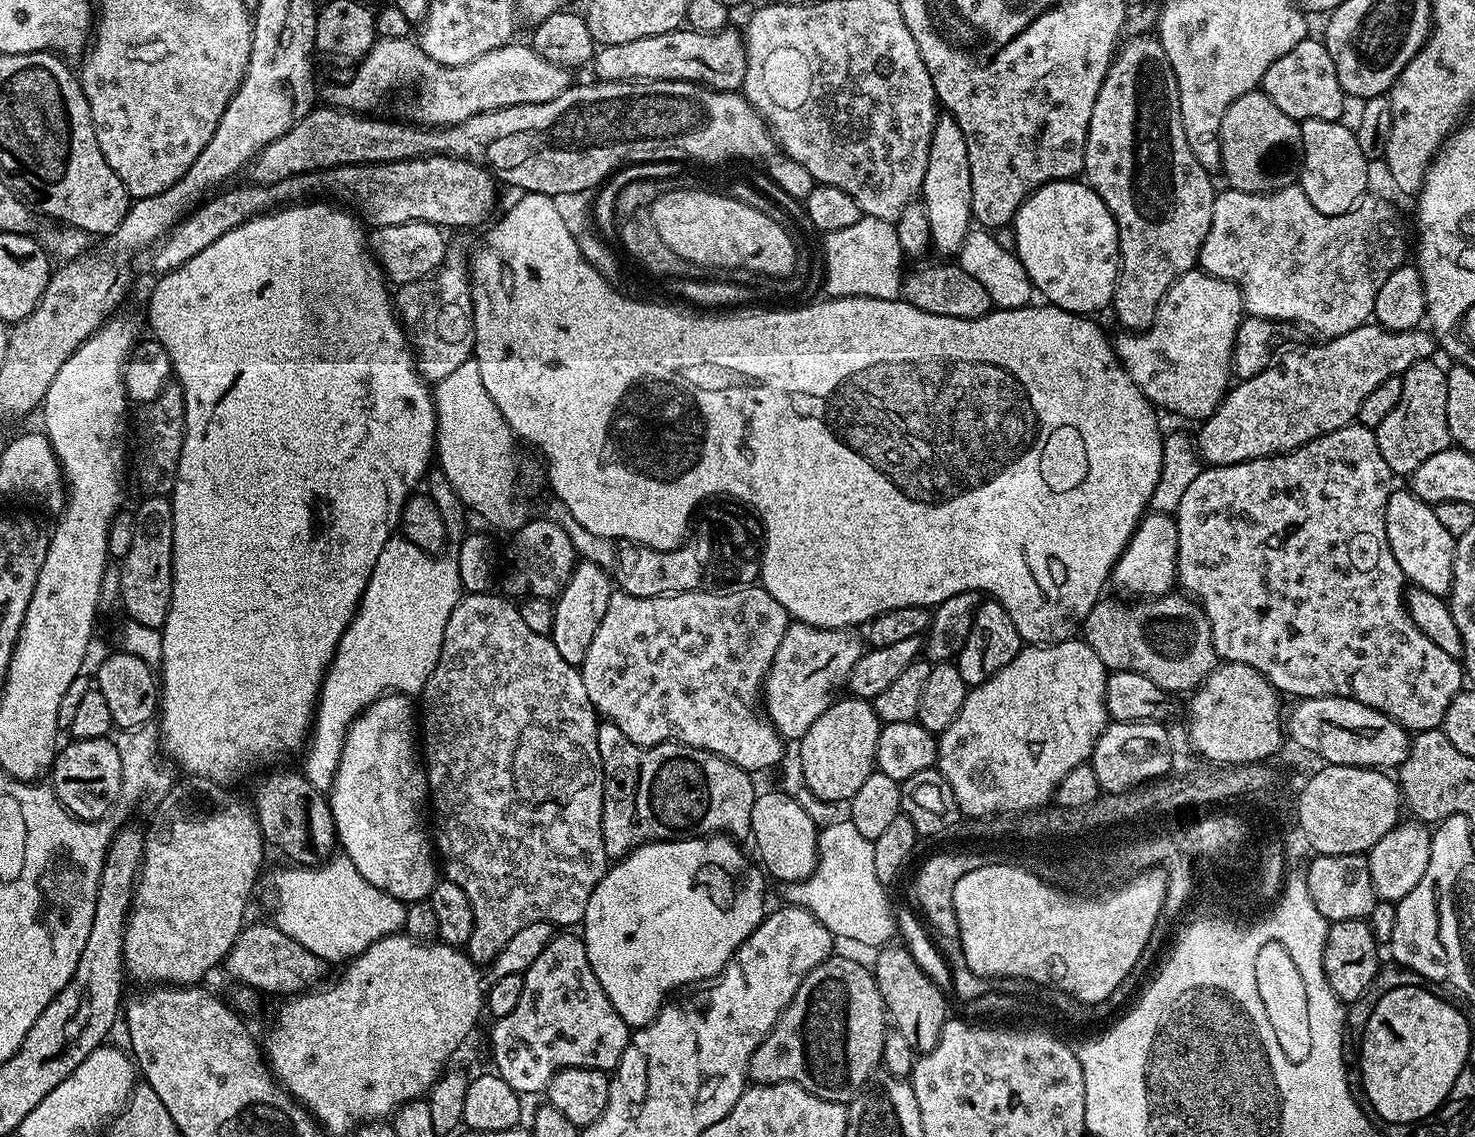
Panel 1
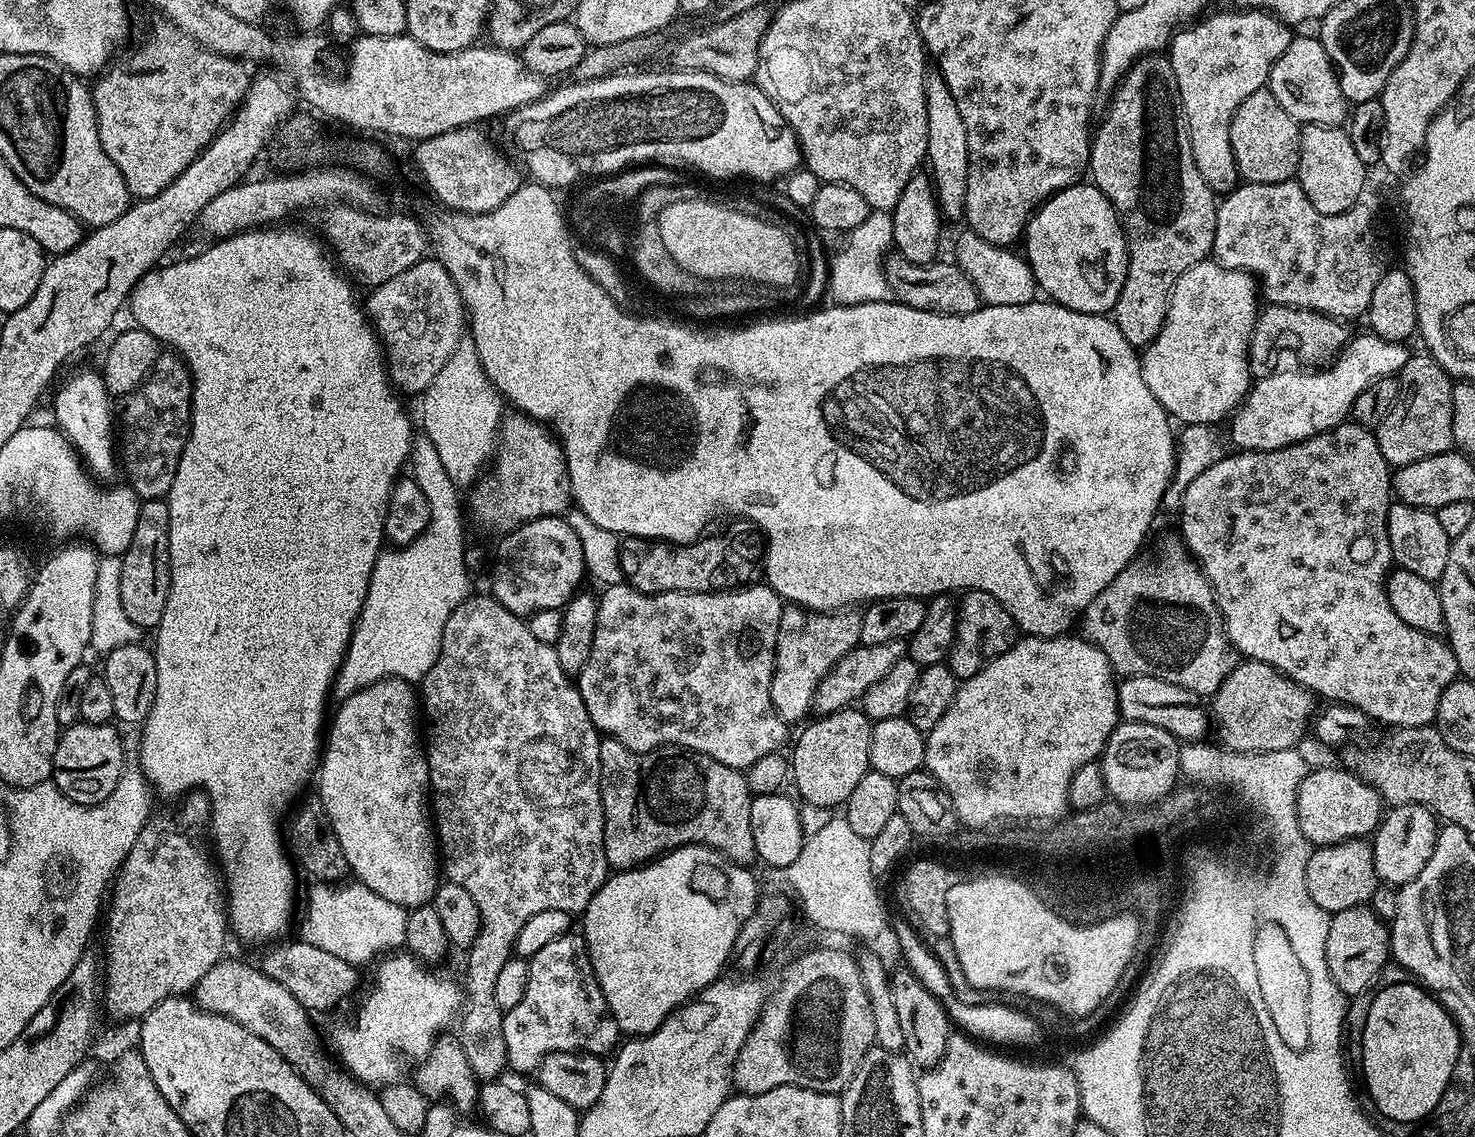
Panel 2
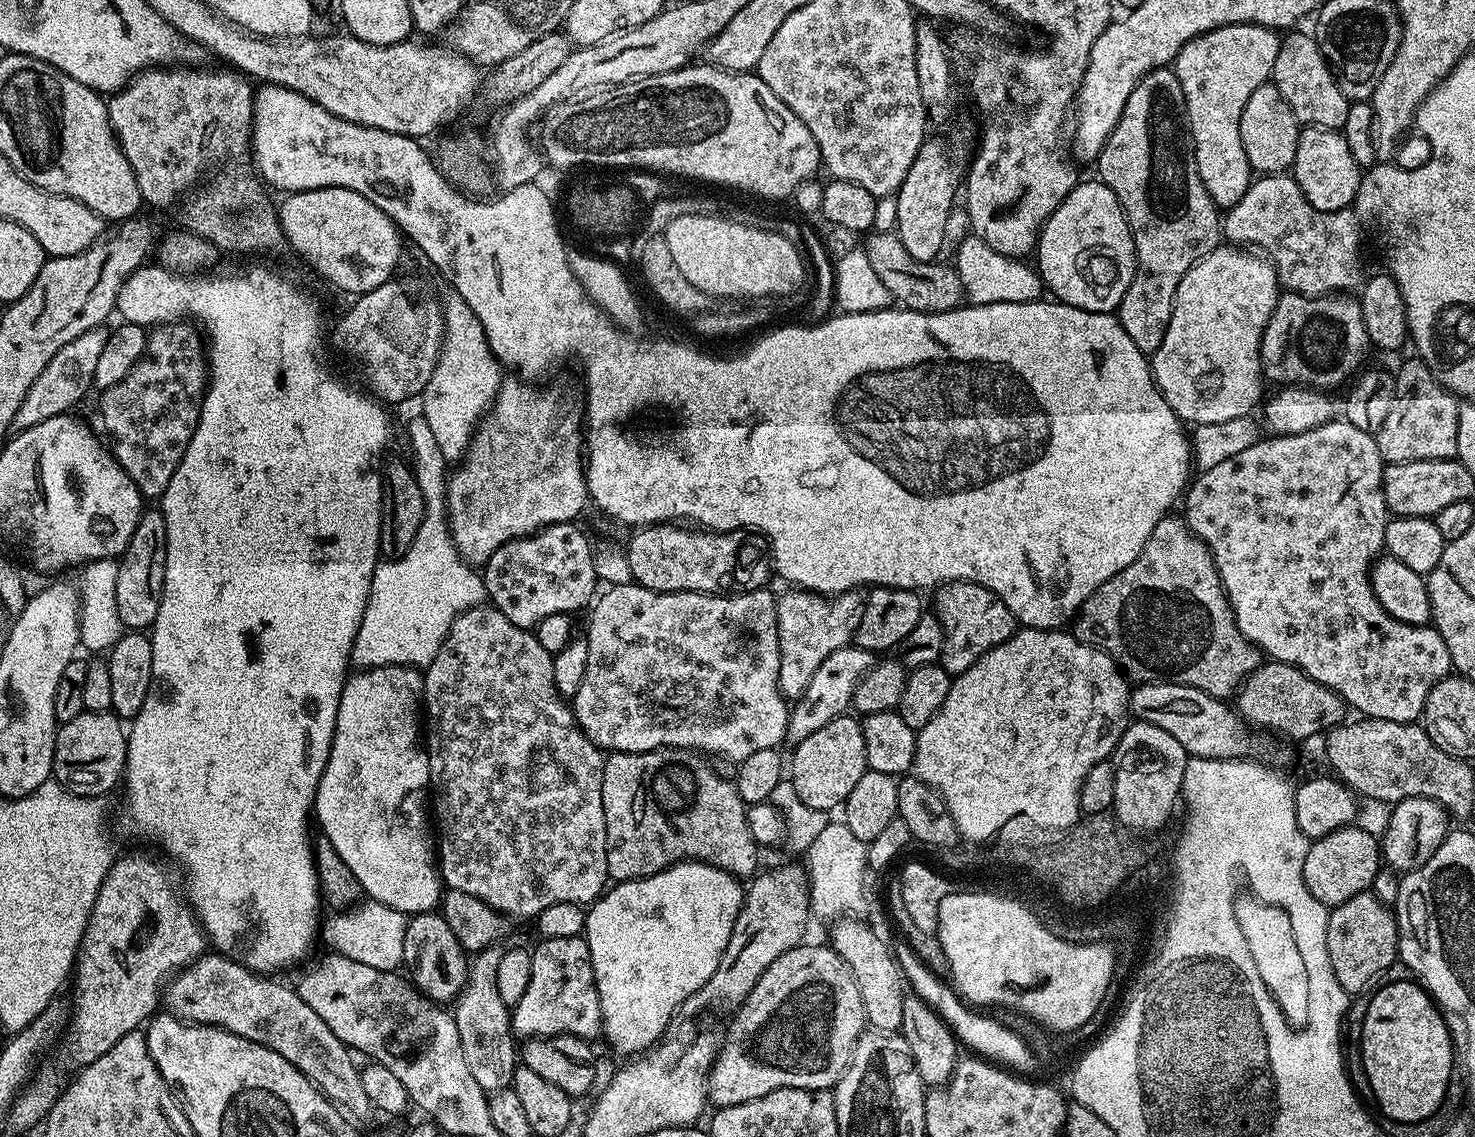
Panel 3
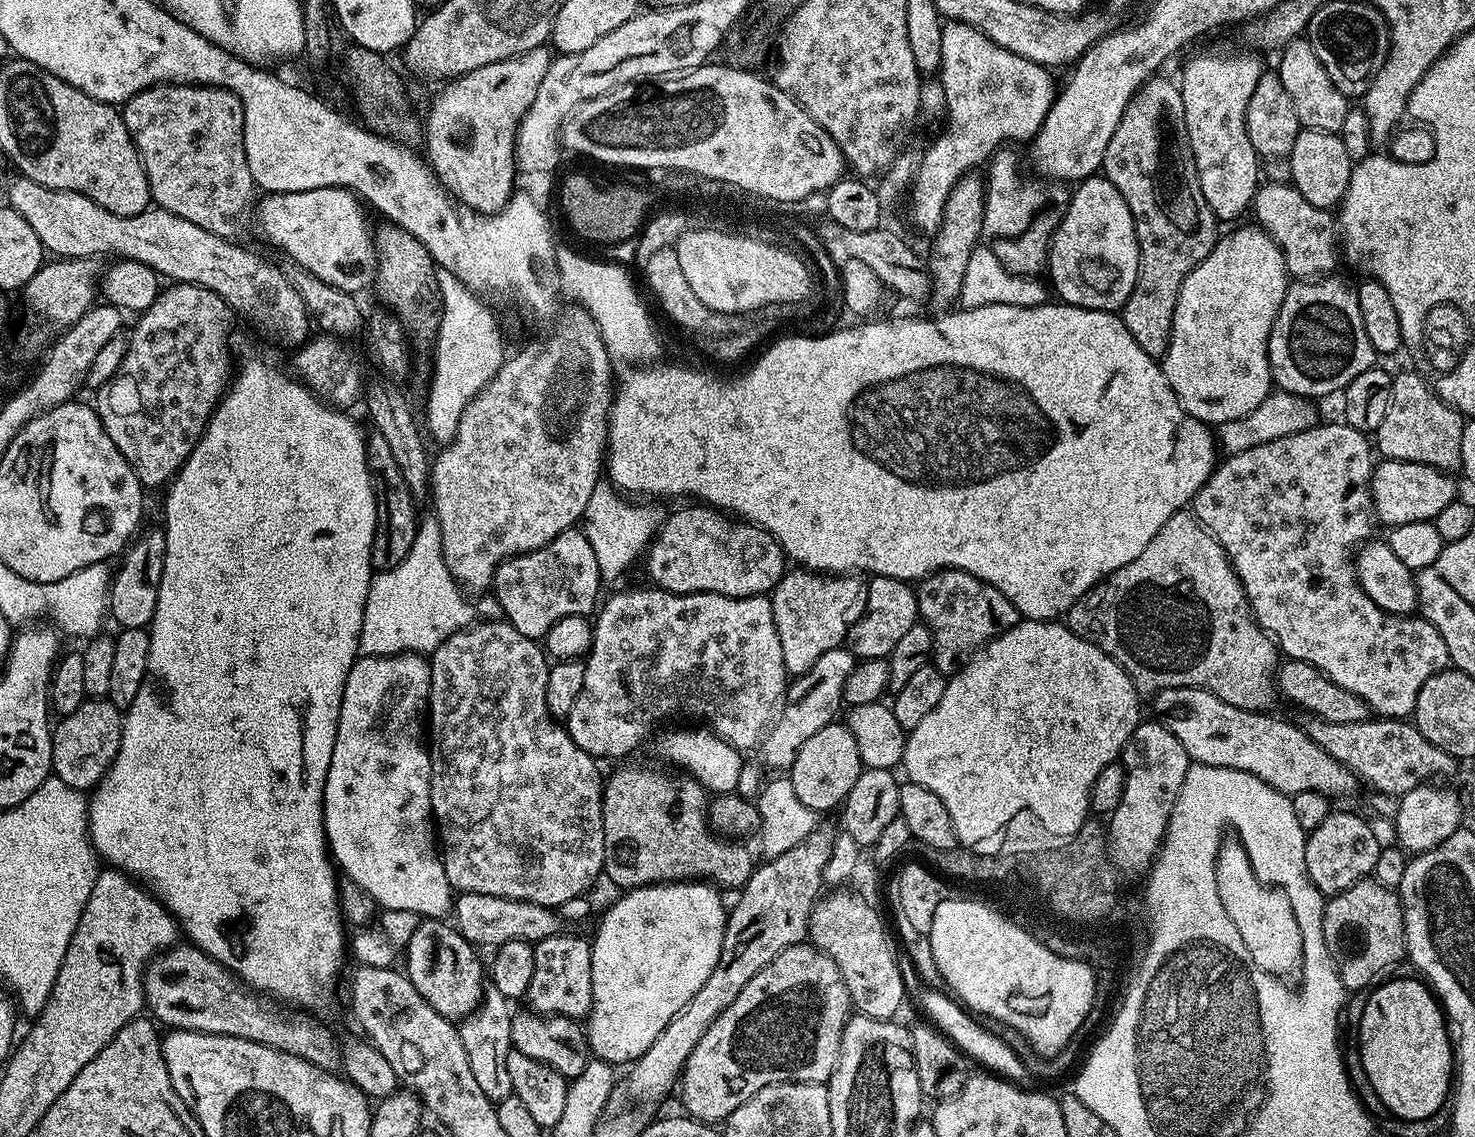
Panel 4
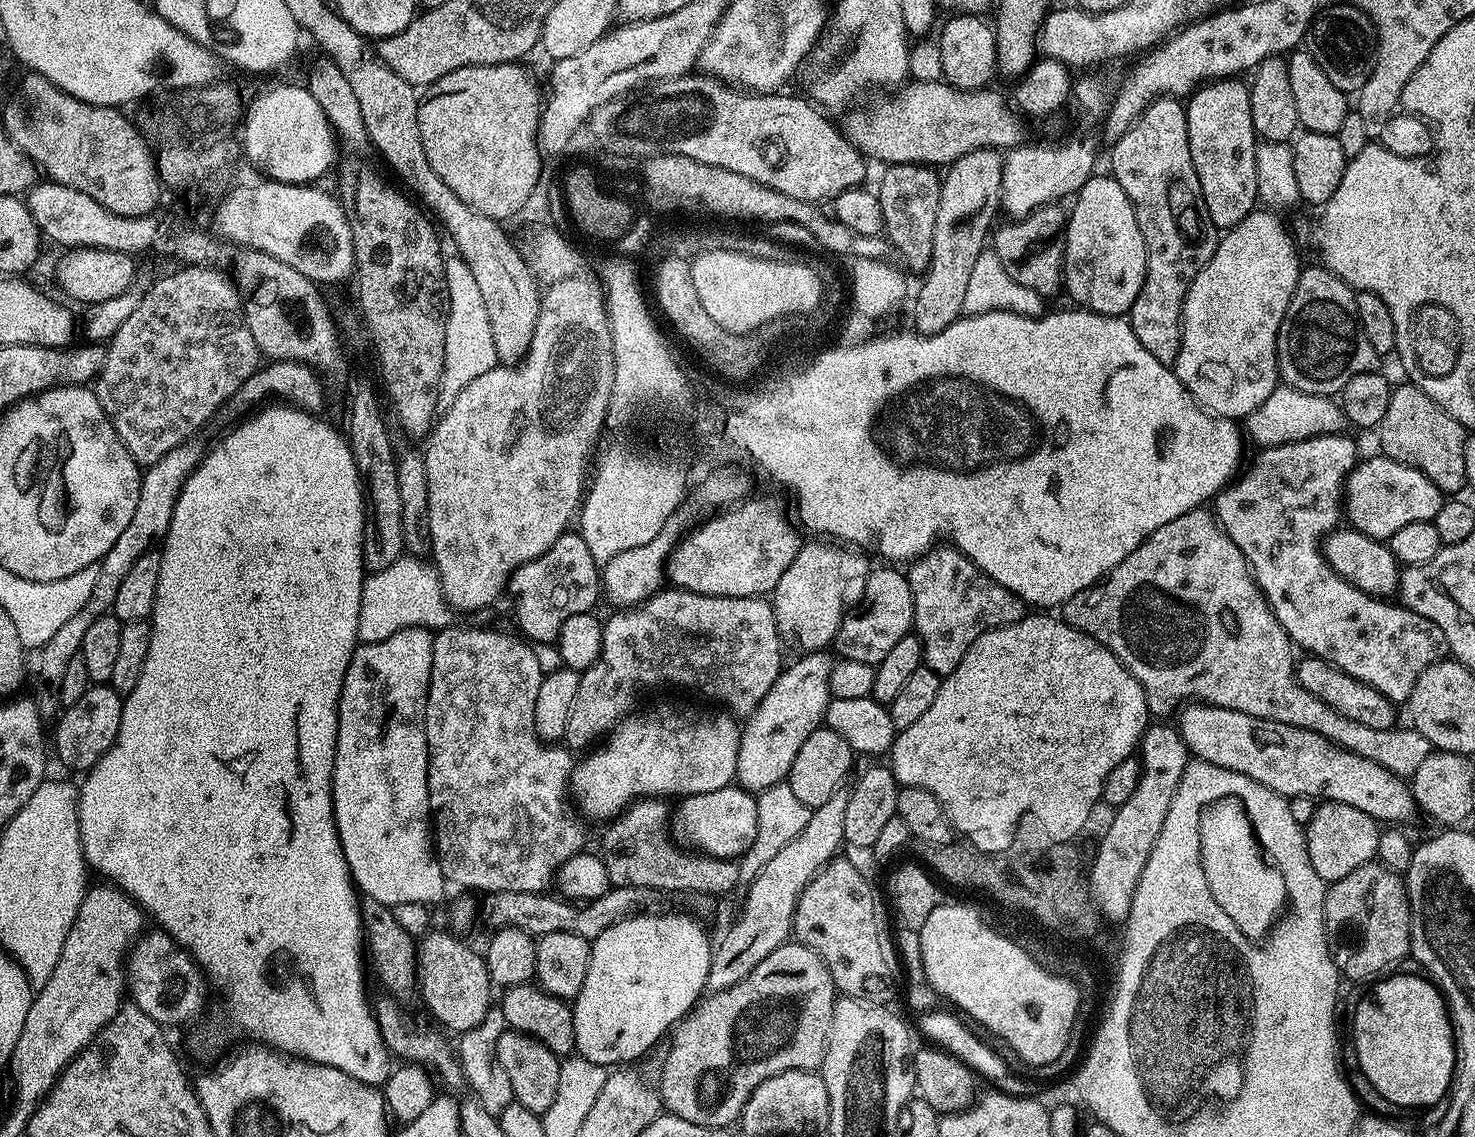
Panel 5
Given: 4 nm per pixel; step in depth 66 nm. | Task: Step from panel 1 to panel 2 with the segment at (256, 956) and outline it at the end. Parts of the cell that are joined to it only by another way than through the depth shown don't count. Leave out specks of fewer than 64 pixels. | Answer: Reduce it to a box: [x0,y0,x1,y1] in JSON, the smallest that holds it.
[258,938,360,1012]

